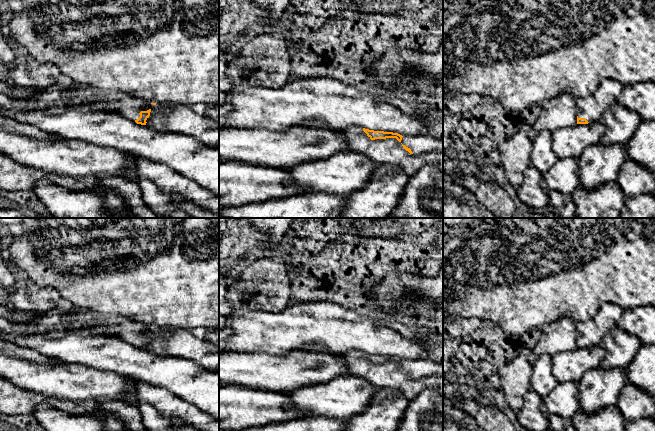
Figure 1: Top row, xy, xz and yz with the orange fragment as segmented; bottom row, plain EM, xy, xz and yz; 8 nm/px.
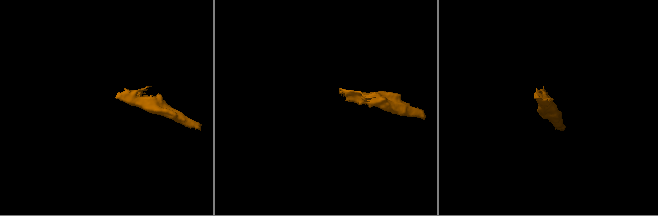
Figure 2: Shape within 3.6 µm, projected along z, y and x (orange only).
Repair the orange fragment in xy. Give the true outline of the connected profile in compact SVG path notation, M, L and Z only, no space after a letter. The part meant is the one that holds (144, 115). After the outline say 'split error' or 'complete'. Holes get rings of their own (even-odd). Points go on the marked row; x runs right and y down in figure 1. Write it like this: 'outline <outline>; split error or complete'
outline M118 89L98 90L85 103L94 104L109 112L118 113L137 124L146 125L152 102L130 96Z; split error

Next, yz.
outline M604 79L591 95L576 99L577 124L602 121L606 109L618 101L623 86L617 80Z; split error

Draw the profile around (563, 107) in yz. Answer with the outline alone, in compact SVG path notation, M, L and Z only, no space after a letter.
M561 94L544 102L536 121L528 129L528 136L533 141L543 132L556 132L564 127L573 127L577 124L575 98L569 94Z

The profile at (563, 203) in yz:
M548 191L549 204L558 212L559 218L577 218L576 205L572 195L564 194L558 191Z

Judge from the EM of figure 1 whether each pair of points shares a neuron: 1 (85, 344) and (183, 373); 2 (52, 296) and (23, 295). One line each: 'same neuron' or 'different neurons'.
1: same neuron
2: same neuron

